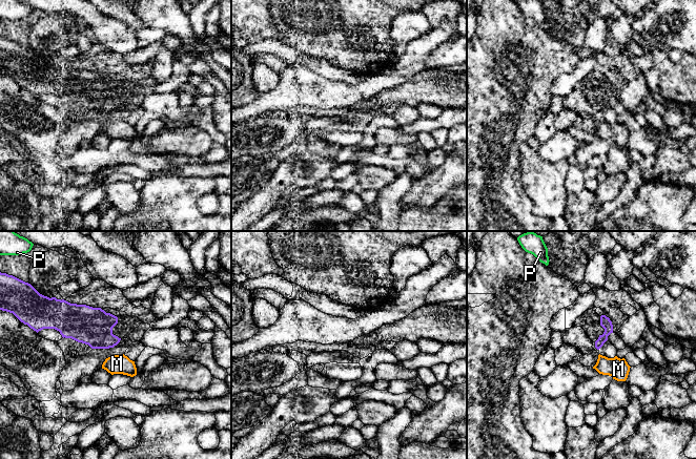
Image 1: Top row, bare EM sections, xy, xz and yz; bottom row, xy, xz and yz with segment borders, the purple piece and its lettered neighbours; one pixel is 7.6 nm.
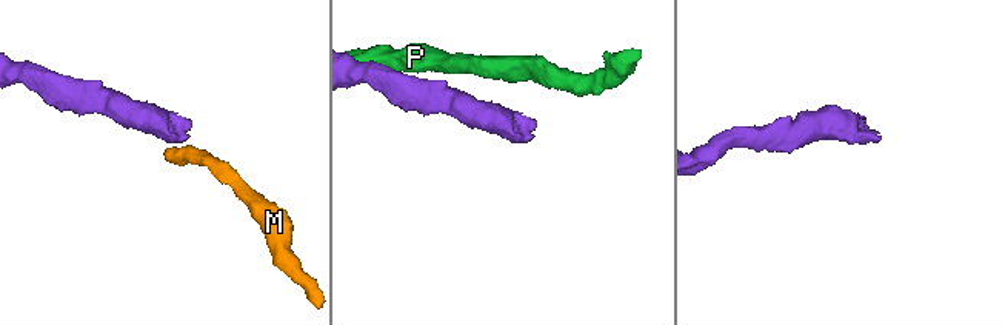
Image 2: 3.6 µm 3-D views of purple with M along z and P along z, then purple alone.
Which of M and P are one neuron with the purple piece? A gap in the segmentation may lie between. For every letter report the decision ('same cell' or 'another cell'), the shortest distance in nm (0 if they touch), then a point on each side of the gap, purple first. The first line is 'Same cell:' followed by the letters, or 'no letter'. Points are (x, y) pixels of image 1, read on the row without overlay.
Same cell: no letter
M: another cell; 40 nm apart; from purple across yz (598, 113), (599, 119)
P: another cell; 140 nm apart; from purple across xy (0, 37), (0, 19)

